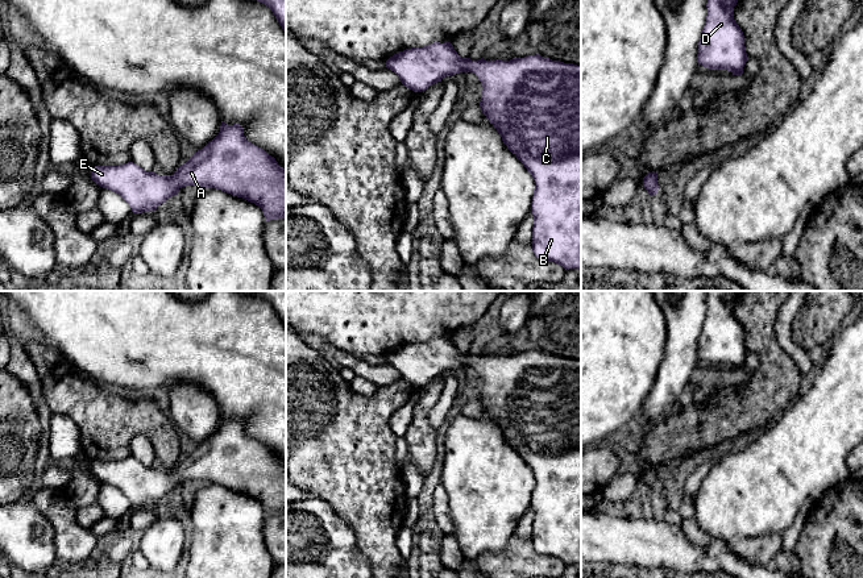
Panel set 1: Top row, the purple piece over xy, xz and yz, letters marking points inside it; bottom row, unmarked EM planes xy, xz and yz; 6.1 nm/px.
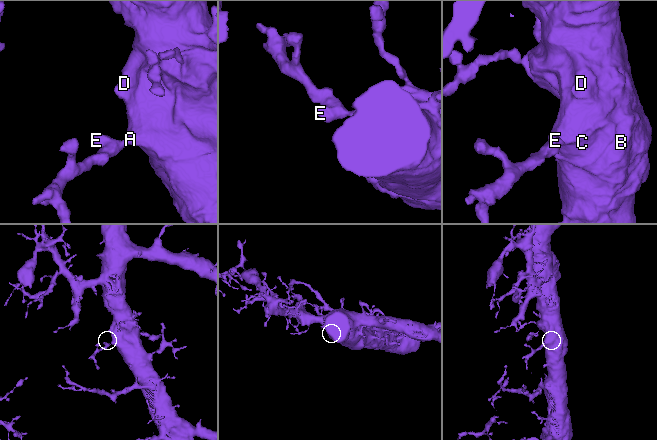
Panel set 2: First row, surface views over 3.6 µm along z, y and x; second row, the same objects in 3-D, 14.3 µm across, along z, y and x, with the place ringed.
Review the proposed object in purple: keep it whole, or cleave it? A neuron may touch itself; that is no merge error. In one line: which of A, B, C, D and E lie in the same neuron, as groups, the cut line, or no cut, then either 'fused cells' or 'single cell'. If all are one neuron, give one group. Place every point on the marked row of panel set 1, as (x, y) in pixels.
groups A B C D E; cut none; single cell

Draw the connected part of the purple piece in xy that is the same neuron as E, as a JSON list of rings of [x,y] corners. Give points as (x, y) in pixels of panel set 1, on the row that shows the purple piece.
[[[221,121],[219,134],[173,175],[145,171],[133,162],[95,166],[91,179],[119,194],[133,213],[155,211],[186,186],[216,188],[258,205],[266,221],[286,217],[286,169],[253,145],[240,124]]]

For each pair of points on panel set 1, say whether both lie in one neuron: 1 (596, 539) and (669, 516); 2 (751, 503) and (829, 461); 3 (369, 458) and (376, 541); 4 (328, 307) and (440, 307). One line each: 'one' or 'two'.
1: two
2: one
3: one
4: one

